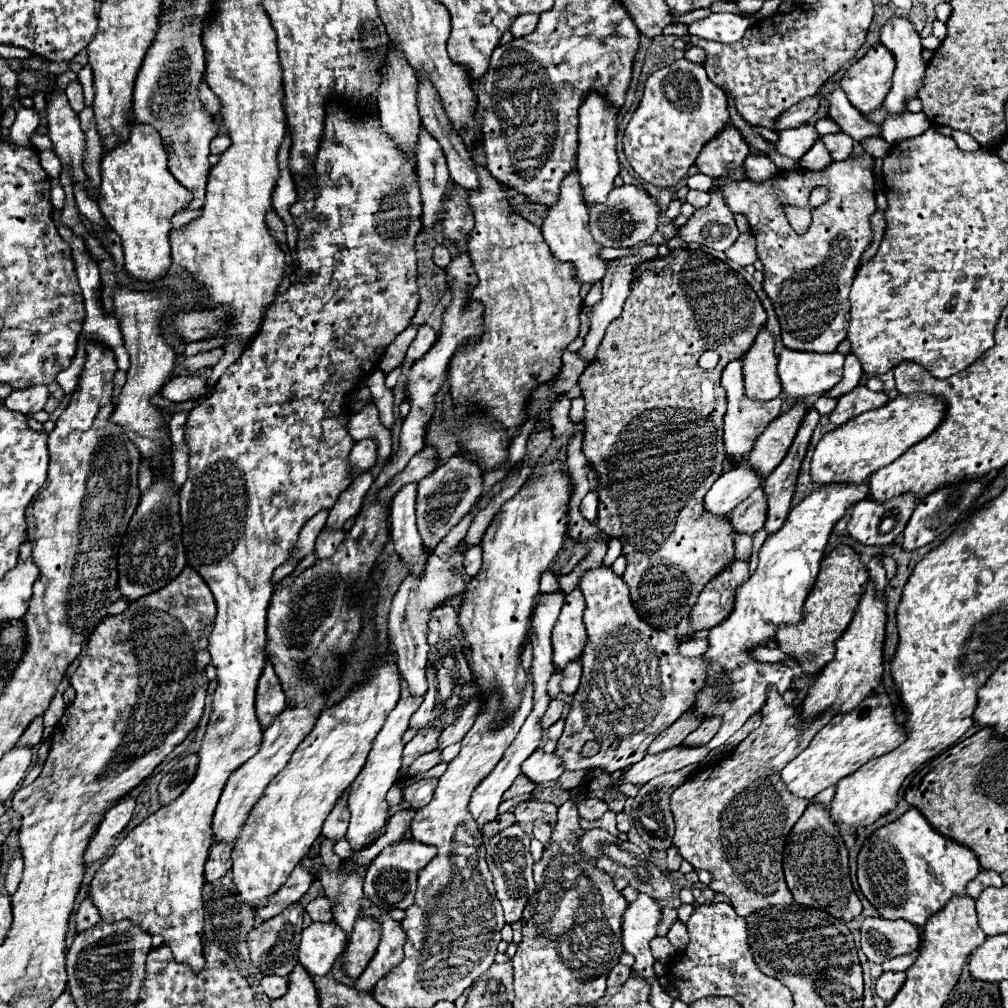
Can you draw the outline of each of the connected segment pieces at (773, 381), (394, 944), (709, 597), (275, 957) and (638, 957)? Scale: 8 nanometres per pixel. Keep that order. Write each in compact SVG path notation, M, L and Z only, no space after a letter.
M762 327L752 347L742 357L744 389L750 399L774 399L780 395L780 379L776 373L778 359L774 355L774 335Z
M384 915L382 917L380 945L378 945L372 961L364 969L364 973L358 977L356 989L358 991L364 991L364 993L370 993L372 987L376 985L376 981L382 975L386 975L394 965L400 963L400 959L404 957L404 953L402 953L404 943L406 943L406 935L404 935L400 923Z
M734 559L728 569L722 569L708 585L702 589L696 605L690 611L692 629L710 629L728 617L734 605L734 589L750 577L748 561Z
M294 903L294 905L286 907L280 915L276 915L270 921L254 927L248 933L250 959L264 975L288 975L294 969L294 965L298 963L298 943L300 943L300 931L302 931L302 915L304 915L304 907L300 903Z
M640 893L636 901L628 903L622 917L622 945L624 951L635 958L631 972L642 973L650 983L656 983L650 941L656 937L660 911L660 905L652 897Z

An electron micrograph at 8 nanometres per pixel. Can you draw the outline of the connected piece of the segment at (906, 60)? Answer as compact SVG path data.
M890 19L882 31L880 31L880 43L894 55L896 59L896 69L894 69L894 83L890 93L886 95L884 101L884 109L888 115L896 115L896 113L904 113L906 111L906 103L908 99L916 97L920 91L920 85L924 81L924 73L926 73L926 61L922 59L922 45L920 45L920 35L916 33L914 25L908 19Z

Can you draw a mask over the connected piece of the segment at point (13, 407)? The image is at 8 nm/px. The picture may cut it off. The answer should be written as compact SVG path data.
M36 385L32 389L14 389L10 397L4 401L4 405L10 411L20 411L24 415L34 415L36 411L42 411L48 401L46 385Z

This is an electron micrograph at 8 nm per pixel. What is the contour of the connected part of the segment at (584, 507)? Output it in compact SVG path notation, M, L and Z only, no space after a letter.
M590 491L582 503L580 503L580 511L588 521L596 521L596 513L598 513L598 501L596 501L596 493Z

